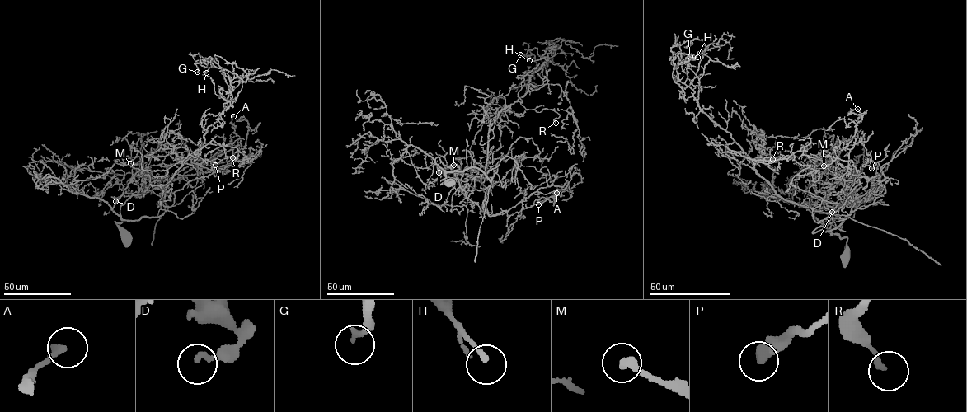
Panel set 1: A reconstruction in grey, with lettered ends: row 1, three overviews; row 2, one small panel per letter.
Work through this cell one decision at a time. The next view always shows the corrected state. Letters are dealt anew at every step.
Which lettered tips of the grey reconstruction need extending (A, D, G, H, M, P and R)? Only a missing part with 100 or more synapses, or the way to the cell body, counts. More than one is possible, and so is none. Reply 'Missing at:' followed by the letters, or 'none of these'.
Missing at: none of these

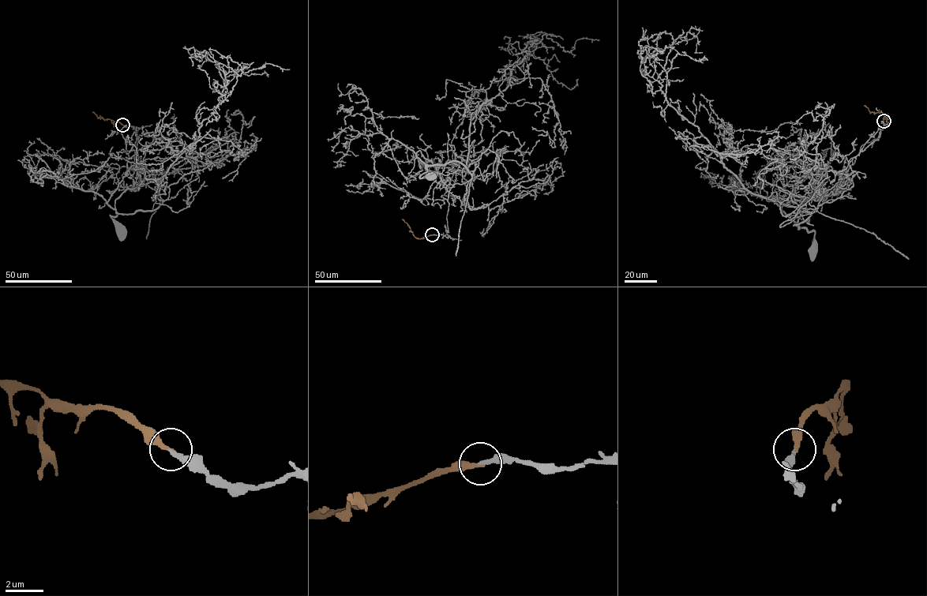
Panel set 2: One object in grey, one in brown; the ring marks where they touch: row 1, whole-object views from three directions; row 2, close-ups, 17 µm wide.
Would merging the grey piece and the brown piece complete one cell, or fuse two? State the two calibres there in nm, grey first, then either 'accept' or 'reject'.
220 nm thick on the grey side, 240 nm on the other; accept

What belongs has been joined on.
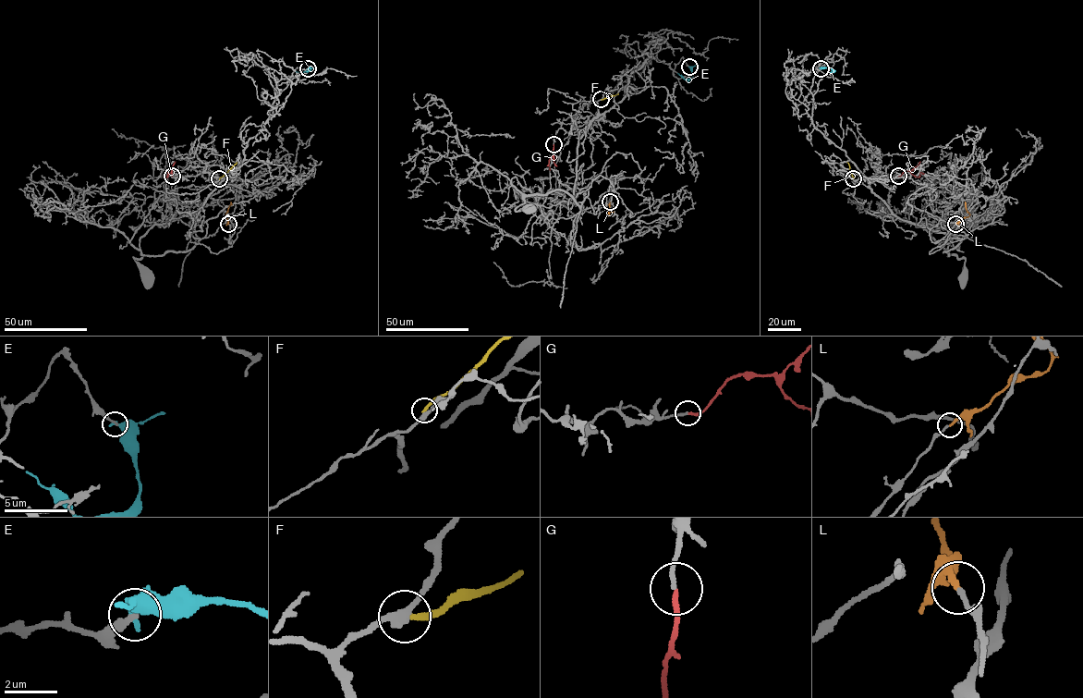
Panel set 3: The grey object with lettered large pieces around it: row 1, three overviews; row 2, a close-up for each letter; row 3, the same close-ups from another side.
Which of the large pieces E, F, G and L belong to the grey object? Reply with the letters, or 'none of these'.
G, L

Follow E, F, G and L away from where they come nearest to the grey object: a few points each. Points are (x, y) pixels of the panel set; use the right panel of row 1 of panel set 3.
E: (821, 68), (833, 71), (827, 71)
F: (853, 178), (846, 162)
G: (898, 176), (905, 171), (917, 177), (920, 173), (924, 174)
L: (955, 224), (969, 215), (965, 202)

